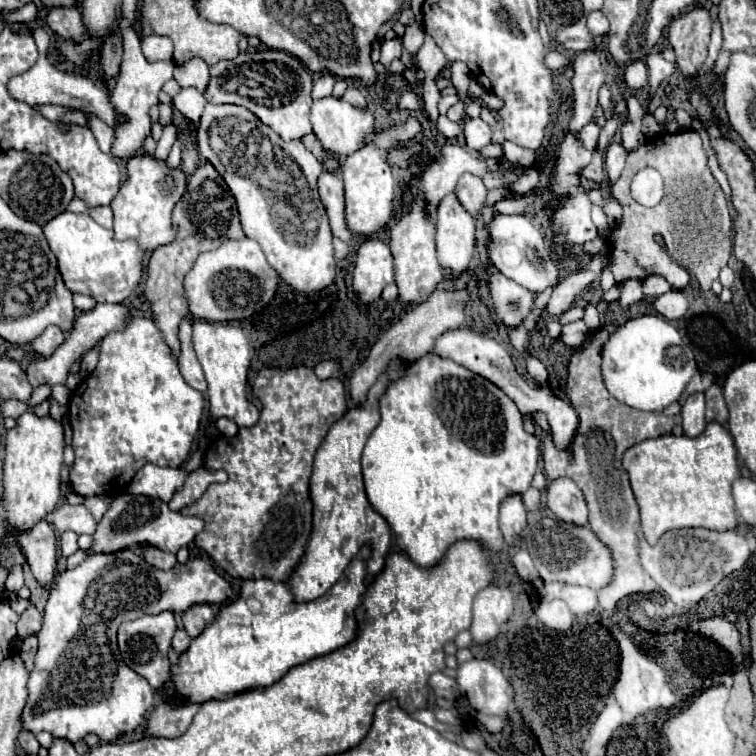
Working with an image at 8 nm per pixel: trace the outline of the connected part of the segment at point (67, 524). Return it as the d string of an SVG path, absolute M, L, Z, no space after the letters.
M62 504L56 506L52 512L48 512L46 522L52 524L58 532L76 532L76 534L94 534L94 516L88 512L84 504L72 506L72 504Z

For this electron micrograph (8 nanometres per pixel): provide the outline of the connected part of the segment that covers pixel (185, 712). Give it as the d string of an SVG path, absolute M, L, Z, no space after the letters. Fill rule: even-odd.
M178 702L158 704L148 716L144 736L178 738L192 724L192 718L198 712L198 708L200 708L198 704L178 704Z

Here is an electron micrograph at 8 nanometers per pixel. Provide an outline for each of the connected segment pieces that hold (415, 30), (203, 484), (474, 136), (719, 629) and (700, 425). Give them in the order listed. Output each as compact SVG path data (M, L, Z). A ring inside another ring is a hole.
M418 22L410 24L410 26L406 28L402 40L404 40L404 48L406 48L406 52L408 52L410 56L416 56L418 48L420 48L422 42L424 42L424 28L422 28L422 24L418 24Z
M198 468L194 472L190 472L184 488L180 492L176 492L176 496L168 503L170 510L176 512L176 510L196 502L204 494L208 484L212 484L214 480L216 480L216 476L212 472L208 472L208 468Z
M480 118L476 120L466 120L464 122L464 136L466 136L466 144L472 150L482 150L486 144L490 144L490 126L486 122L482 122Z
M714 616L708 620L700 620L700 632L712 640L716 640L735 661L736 667L743 667L742 646L736 626L722 616Z
M700 392L690 394L688 400L682 404L682 428L684 428L684 434L690 438L696 438L704 432L706 428L704 394Z

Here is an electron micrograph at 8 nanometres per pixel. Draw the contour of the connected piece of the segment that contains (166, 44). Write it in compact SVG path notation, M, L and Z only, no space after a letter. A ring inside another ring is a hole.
M146 36L142 38L142 52L148 62L172 60L172 42L166 36Z

